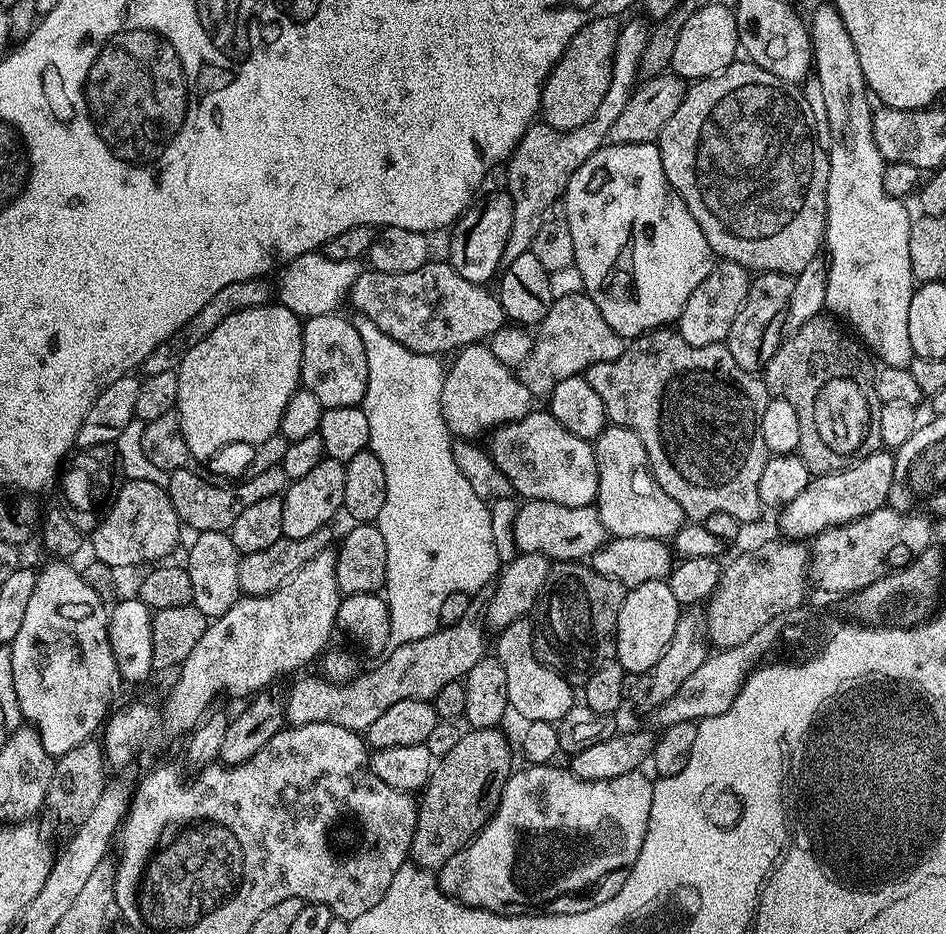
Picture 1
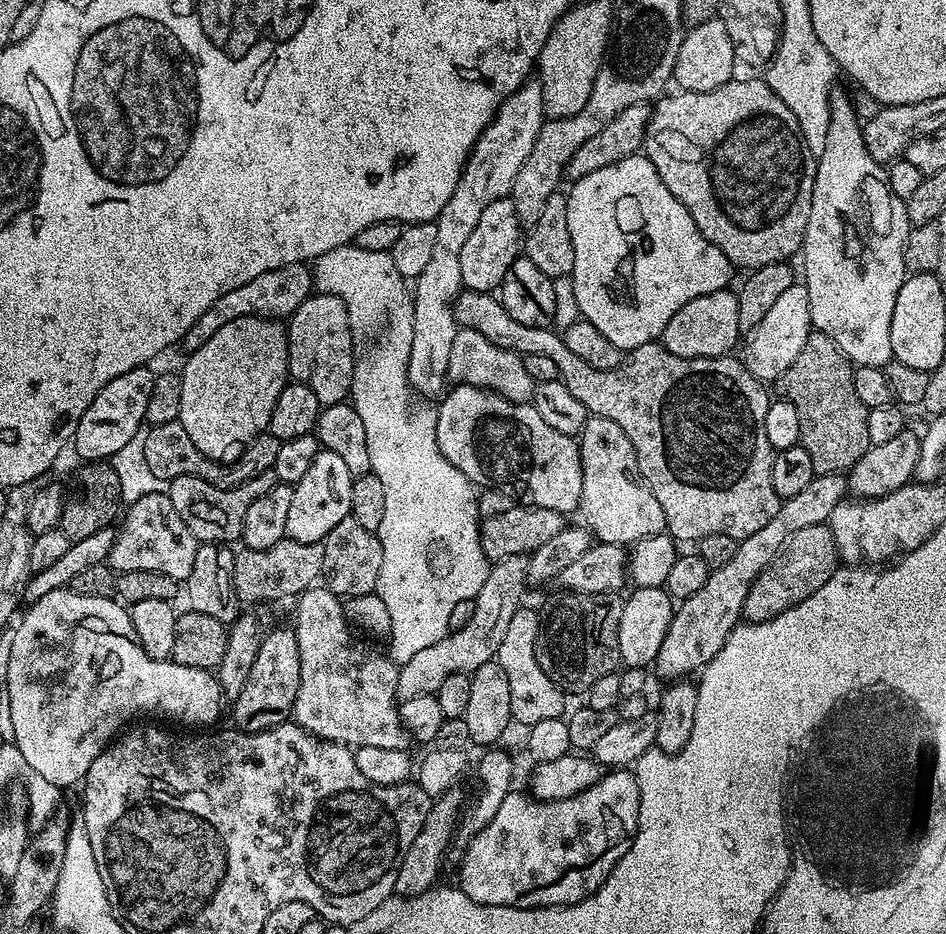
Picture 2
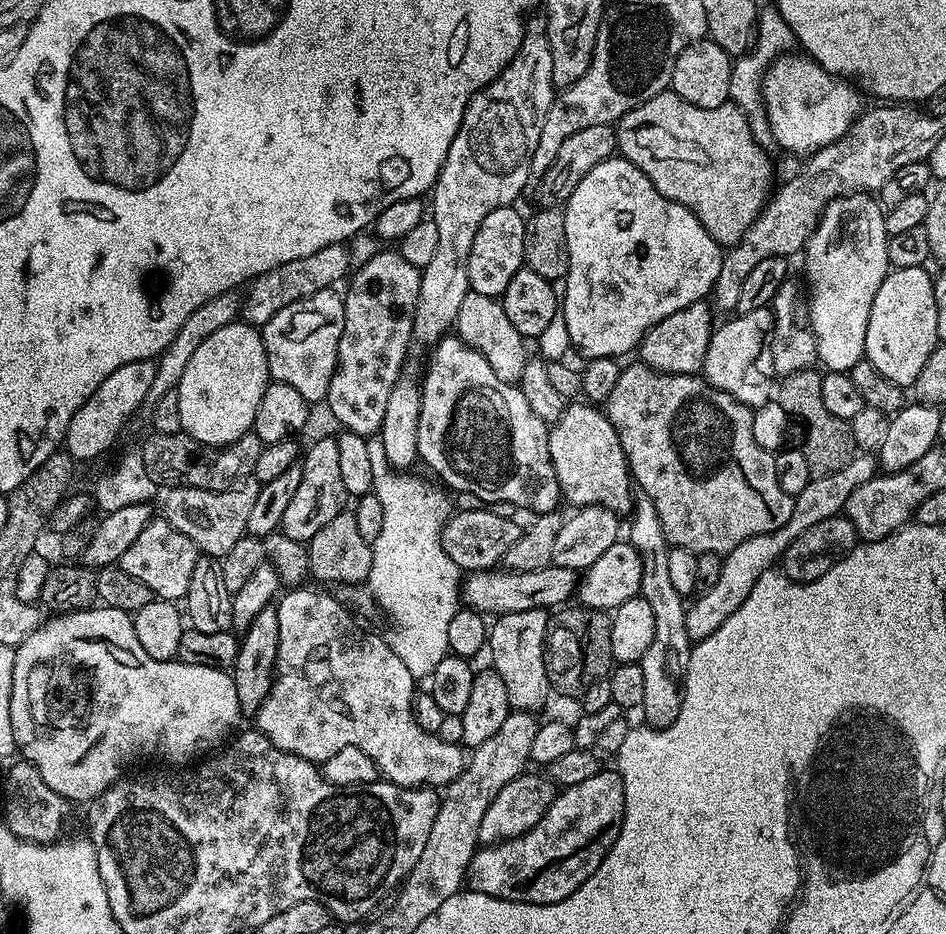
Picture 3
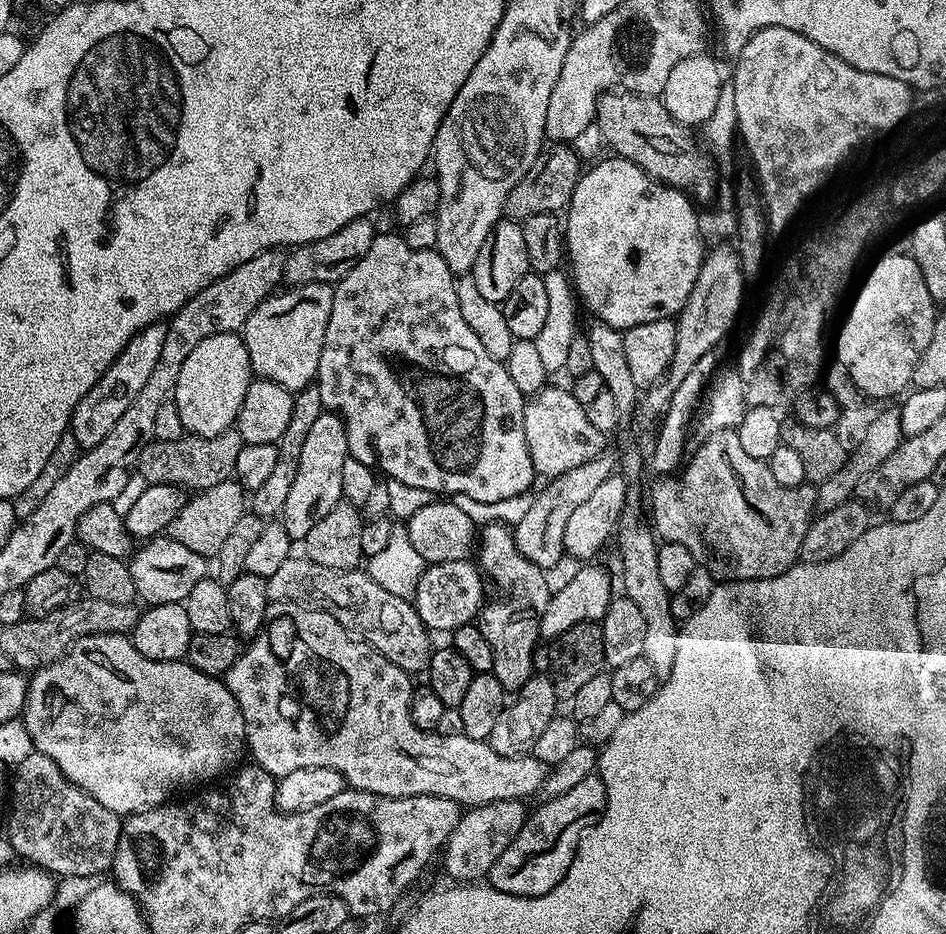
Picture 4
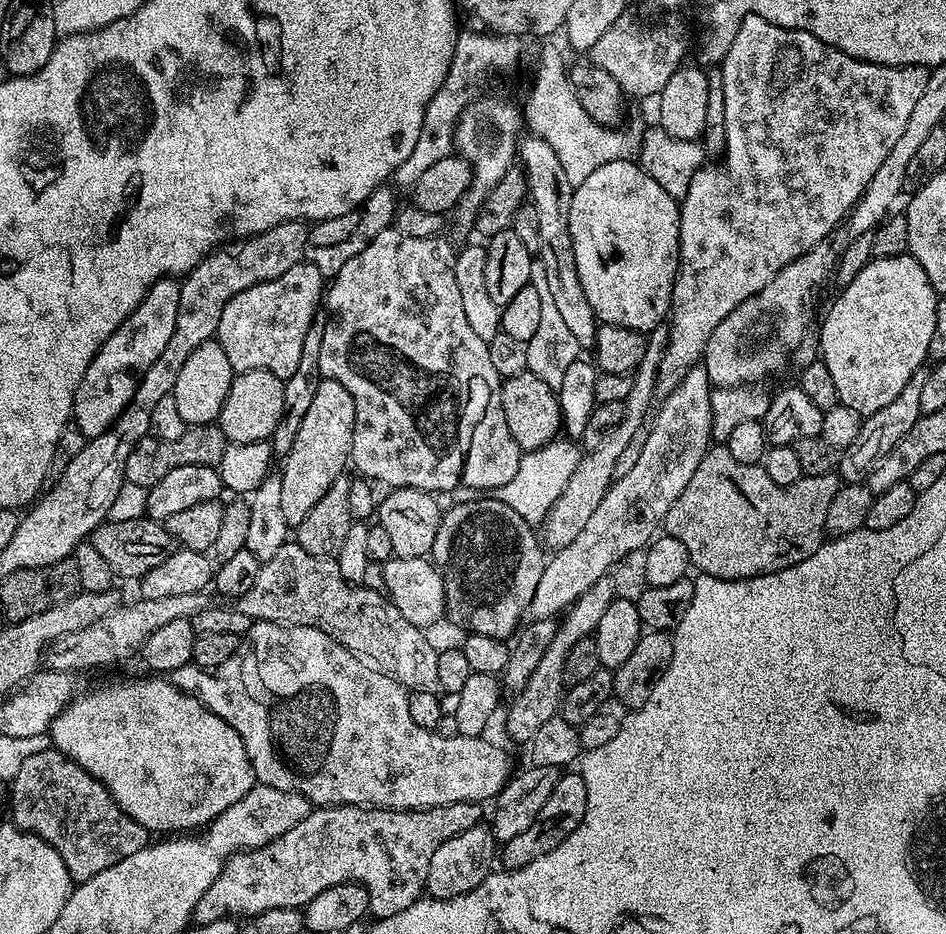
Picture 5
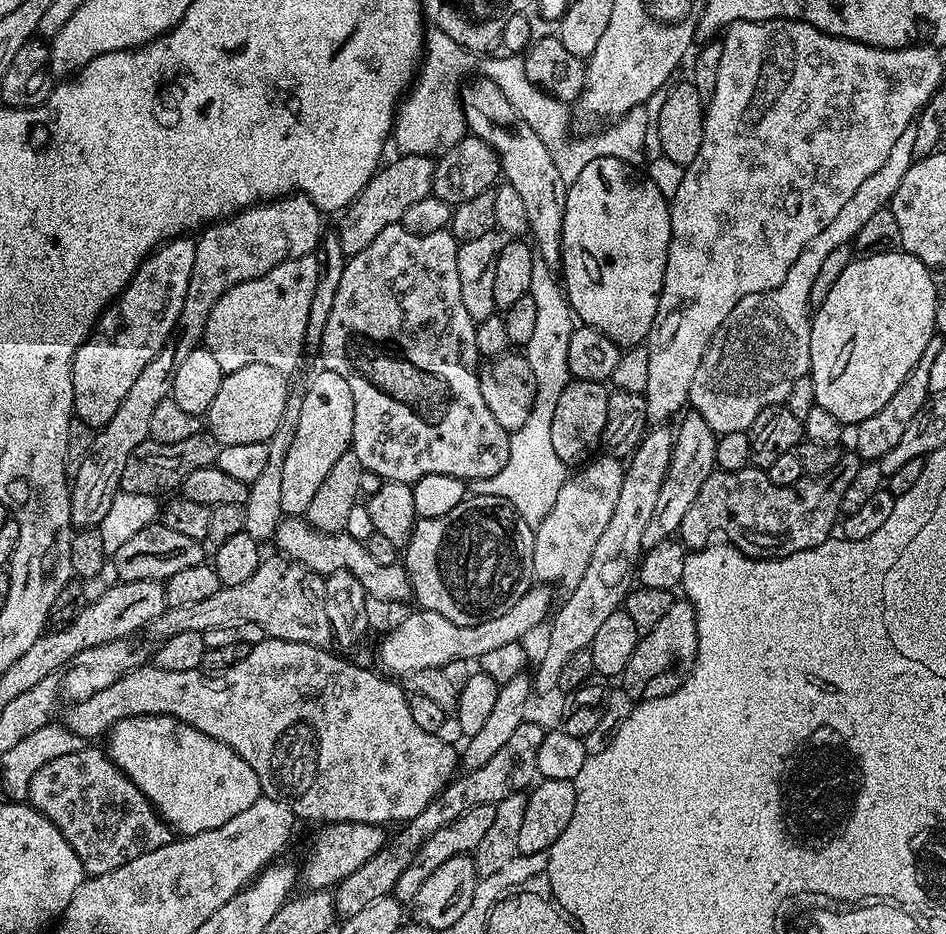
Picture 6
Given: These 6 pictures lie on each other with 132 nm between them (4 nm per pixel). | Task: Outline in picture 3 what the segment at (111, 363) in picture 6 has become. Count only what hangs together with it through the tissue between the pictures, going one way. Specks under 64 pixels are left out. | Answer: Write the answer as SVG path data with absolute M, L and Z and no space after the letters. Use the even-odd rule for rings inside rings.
M139 360L138 362L126 362L82 402L74 415L70 416L70 426L62 433L62 444L66 451L72 455L73 460L96 460L116 439L120 431L128 424L128 419L139 410L145 407L150 390L150 382L154 382L156 373L156 360Z

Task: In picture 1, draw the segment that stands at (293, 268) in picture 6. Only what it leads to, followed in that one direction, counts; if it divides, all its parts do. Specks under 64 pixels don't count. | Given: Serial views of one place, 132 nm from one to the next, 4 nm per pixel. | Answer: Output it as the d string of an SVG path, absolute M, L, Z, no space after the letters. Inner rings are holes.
M317 314L303 321L302 330L302 366L300 382L303 387L312 391L314 398L322 402L325 408L334 406L363 405L366 394L366 352L362 346L362 338L358 334L355 323L351 319L340 316L344 314Z

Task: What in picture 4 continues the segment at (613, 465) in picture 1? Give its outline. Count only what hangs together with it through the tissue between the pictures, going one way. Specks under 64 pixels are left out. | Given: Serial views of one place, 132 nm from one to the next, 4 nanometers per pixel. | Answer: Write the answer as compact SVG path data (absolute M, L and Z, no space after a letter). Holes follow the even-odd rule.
M545 386L541 392L527 397L522 414L522 430L526 432L526 446L530 450L536 475L540 478L566 474L568 470L582 466L582 462L590 462L606 448L605 433L590 426L584 405L578 402L578 398L574 398L574 394L567 387L552 387Z

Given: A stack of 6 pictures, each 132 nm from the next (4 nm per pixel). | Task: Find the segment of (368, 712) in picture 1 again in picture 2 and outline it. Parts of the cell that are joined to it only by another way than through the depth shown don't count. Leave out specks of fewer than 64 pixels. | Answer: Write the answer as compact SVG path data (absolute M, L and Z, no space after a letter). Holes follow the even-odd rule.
M504 556L489 567L486 582L482 582L482 590L474 600L474 614L470 614L470 622L466 626L454 628L442 642L434 642L434 646L426 646L419 654L414 654L410 662L399 665L398 686L396 695L400 700L418 698L418 694L435 696L438 686L442 686L450 674L471 674L478 666L493 663L498 646L502 646L502 638L510 626L510 618L522 606L520 600L524 596L524 584L528 579L528 556Z

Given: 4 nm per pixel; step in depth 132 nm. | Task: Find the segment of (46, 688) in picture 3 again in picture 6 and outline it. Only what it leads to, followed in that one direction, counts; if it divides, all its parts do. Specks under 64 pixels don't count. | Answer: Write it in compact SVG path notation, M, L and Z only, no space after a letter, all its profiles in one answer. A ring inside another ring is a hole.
M138 716L134 724L136 728L121 727L116 730L121 732L111 733L110 759L173 833L192 836L196 832L214 830L222 826L222 822L230 822L234 814L242 814L246 806L252 806L261 799L258 774L254 774L254 770L250 770L248 763L234 750L230 750L230 746L194 730L189 724L183 724L172 716Z

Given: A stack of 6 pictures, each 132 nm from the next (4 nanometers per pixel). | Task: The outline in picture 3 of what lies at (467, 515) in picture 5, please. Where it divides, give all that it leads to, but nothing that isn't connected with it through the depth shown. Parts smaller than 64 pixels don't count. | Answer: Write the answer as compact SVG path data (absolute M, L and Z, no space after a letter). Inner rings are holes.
M535 608L522 610L522 614L506 614L491 625L486 652L487 655L492 655L491 671L496 672L506 685L509 709L536 714L548 700L550 685L544 661L548 618L549 613L545 609Z

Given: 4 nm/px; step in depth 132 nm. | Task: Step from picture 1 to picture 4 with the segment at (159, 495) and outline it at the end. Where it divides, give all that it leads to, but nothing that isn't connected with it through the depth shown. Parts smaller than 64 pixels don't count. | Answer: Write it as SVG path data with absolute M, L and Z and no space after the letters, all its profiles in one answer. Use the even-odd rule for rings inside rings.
M166 534L152 537L145 540L133 551L127 561L130 574L134 578L137 597L145 605L153 604L178 604L184 602L202 579L207 577L210 572L210 564L207 559L194 550L189 550L187 546L182 546L182 542L174 542Z

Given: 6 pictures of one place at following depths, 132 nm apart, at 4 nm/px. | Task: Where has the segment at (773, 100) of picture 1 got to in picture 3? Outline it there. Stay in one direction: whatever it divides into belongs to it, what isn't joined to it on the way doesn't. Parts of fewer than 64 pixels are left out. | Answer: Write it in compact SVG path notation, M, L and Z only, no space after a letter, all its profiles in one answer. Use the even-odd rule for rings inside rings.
M665 90L659 92L654 98L642 102L634 110L627 112L621 120L616 121L614 125L616 129L616 146L619 155L623 159L629 160L634 166L638 166L638 170L642 170L642 174L646 174L646 178L650 178L650 182L654 186L654 190L658 190L658 194L670 198L670 202L678 202L678 206L686 206L686 210L690 210L690 214L694 214L694 218L698 218L698 222L702 222L702 226L716 239L717 244L731 246L737 244L744 231L760 217L761 212L763 212L765 205L774 192L774 184L772 186L772 164L768 161L767 154L756 145L756 140L752 137L752 128L748 125L747 119L749 120L749 117L745 111L732 102L722 106L714 106L713 108L703 108L678 98L676 92Z

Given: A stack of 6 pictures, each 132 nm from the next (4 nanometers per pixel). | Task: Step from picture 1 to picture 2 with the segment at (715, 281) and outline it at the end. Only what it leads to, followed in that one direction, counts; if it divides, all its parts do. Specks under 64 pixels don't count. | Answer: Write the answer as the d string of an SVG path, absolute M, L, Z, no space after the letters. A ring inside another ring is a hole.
M723 288L714 294L702 294L702 298L694 298L694 302L686 302L670 322L666 322L666 330L661 334L659 343L663 344L670 354L678 354L678 358L714 358L729 355L732 347L742 336L738 322L739 295L735 291Z

